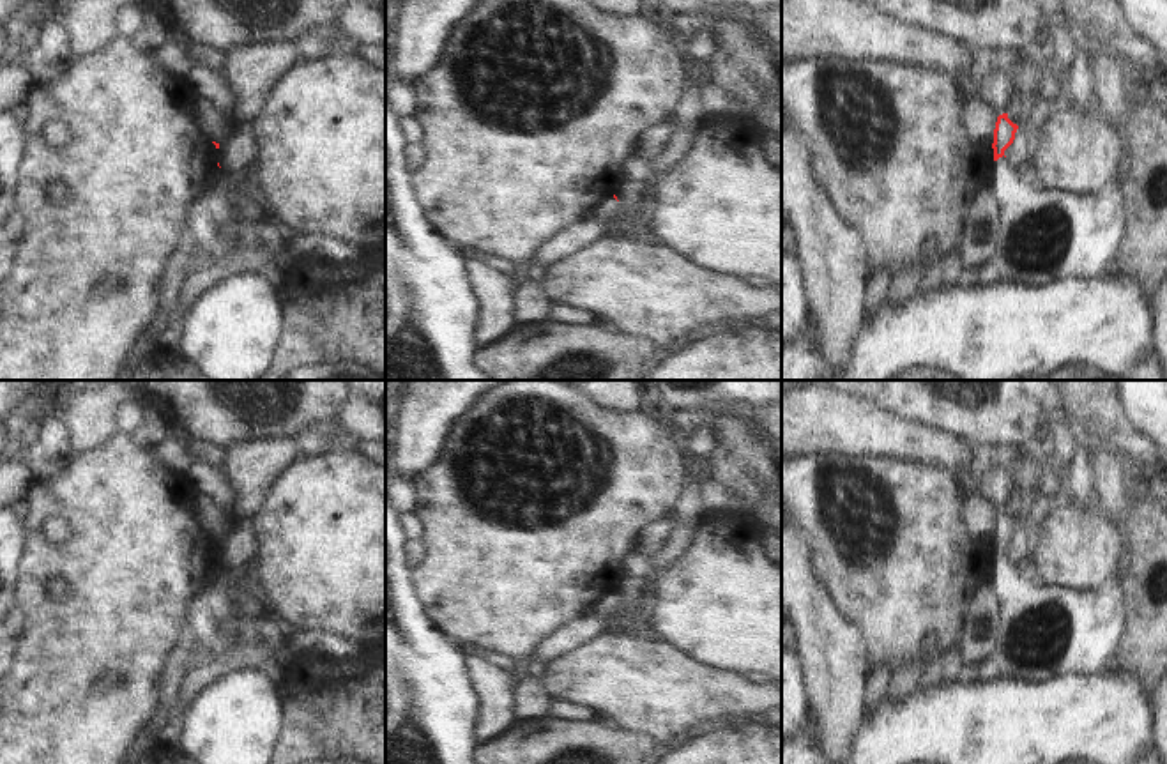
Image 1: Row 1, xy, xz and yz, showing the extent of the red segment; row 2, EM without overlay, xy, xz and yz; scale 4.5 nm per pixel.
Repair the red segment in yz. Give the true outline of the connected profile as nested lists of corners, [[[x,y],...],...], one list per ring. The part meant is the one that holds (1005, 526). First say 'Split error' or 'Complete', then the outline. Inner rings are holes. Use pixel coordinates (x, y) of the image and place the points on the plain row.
Split error. [[[990,470],[981,497],[999,511],[987,578],[1001,607],[990,656],[997,674],[1041,683],[1059,676],[1096,677],[1114,668],[1125,635],[1121,580],[1109,580],[1095,591],[1024,580],[1004,554],[1018,525],[1006,509],[1011,497],[1008,470]]]

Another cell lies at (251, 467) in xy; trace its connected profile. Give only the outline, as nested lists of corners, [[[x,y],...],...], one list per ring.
[[[253,439],[226,447],[223,472],[230,483],[233,513],[225,516],[212,500],[194,495],[194,515],[203,532],[221,541],[232,523],[258,509],[265,492],[295,458],[294,439]]]

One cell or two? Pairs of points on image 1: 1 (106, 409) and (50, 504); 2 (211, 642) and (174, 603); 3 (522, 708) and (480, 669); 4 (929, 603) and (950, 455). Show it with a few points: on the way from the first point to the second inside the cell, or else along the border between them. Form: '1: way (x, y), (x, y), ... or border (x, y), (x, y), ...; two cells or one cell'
1: border (117, 430), (101, 444), (75, 453); two cells
2: border (204, 588), (195, 591), (188, 602), (186, 625); two cells
3: border (517, 676), (513, 718); two cells
4: border (907, 462), (941, 466), (957, 481); two cells

